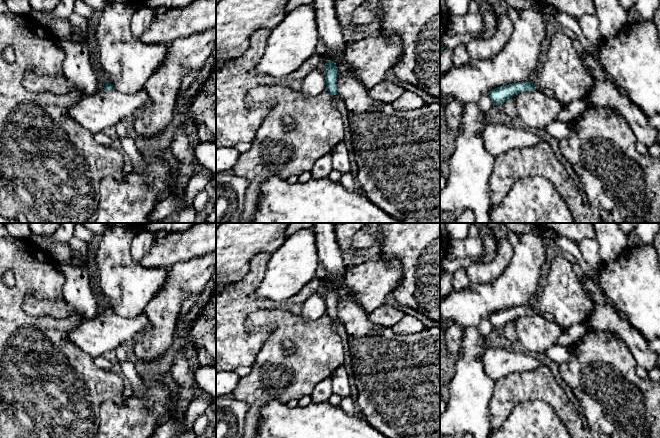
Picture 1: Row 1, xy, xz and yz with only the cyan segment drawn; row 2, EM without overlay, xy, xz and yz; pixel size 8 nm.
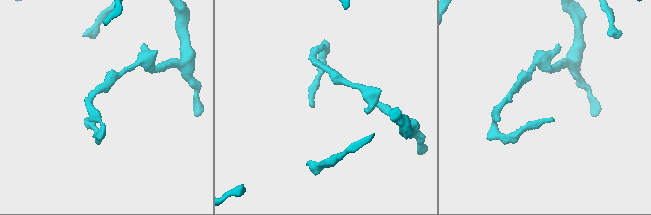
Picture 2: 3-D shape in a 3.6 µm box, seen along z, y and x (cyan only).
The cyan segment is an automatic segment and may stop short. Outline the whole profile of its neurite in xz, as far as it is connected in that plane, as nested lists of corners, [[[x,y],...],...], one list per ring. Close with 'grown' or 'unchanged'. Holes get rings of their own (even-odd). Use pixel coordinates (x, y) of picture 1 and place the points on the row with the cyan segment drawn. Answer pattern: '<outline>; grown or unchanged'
[[[331,60],[325,61],[327,65],[326,70],[324,71],[326,80],[326,91],[328,91],[331,96],[334,96],[337,94],[337,84],[336,84],[337,67],[336,64]]]; unchanged

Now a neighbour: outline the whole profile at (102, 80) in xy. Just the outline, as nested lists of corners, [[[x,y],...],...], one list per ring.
[[[90,47],[90,62],[92,65],[93,70],[96,73],[97,79],[98,79],[98,92],[103,91],[106,83],[107,83],[107,78],[103,75],[98,59],[97,59],[97,55],[95,53],[95,49],[93,47]]]

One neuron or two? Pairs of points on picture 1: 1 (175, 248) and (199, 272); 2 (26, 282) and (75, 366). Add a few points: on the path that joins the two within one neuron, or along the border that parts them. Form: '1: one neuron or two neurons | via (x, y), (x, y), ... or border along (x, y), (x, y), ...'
1: two neurons | border along (205, 254), (176, 262), (168, 269)
2: one neuron | via (18, 304), (18, 314), (53, 349)

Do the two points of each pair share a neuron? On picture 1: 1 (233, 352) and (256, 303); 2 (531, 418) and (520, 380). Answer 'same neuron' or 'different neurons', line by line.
1: same neuron
2: different neurons

